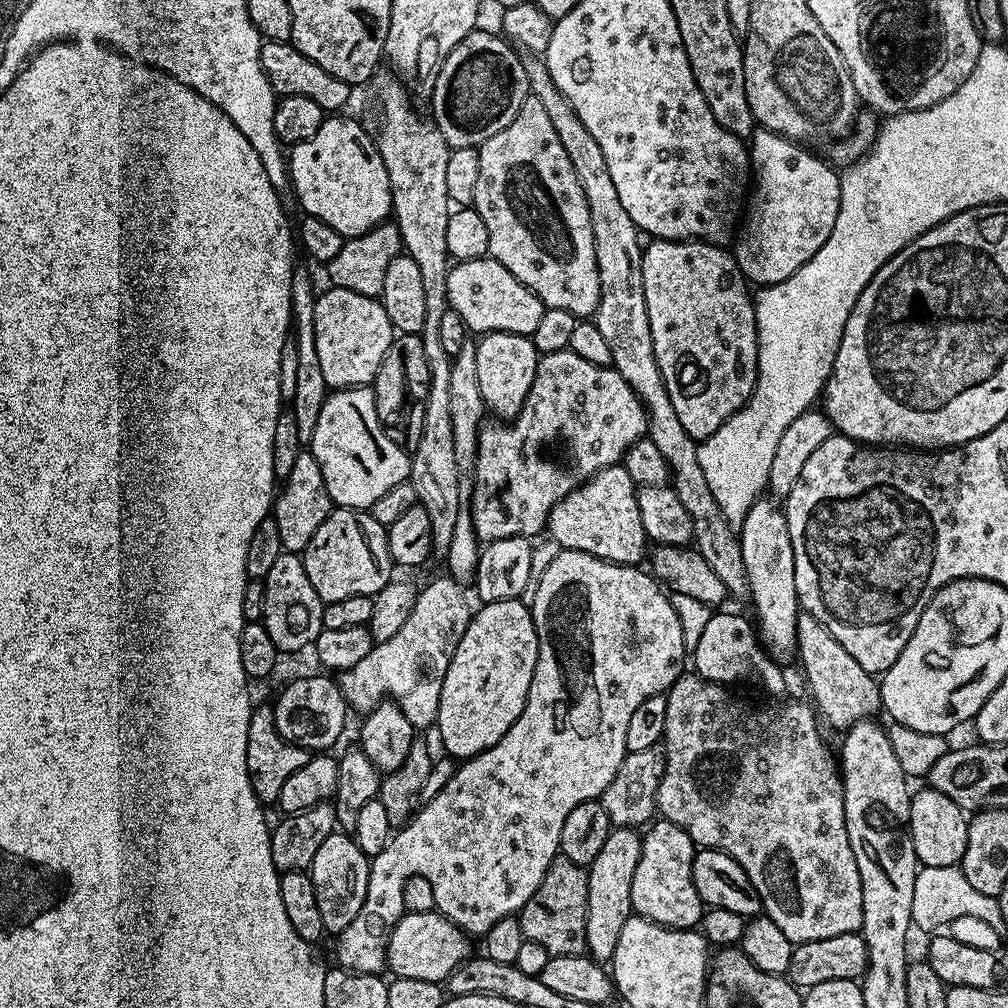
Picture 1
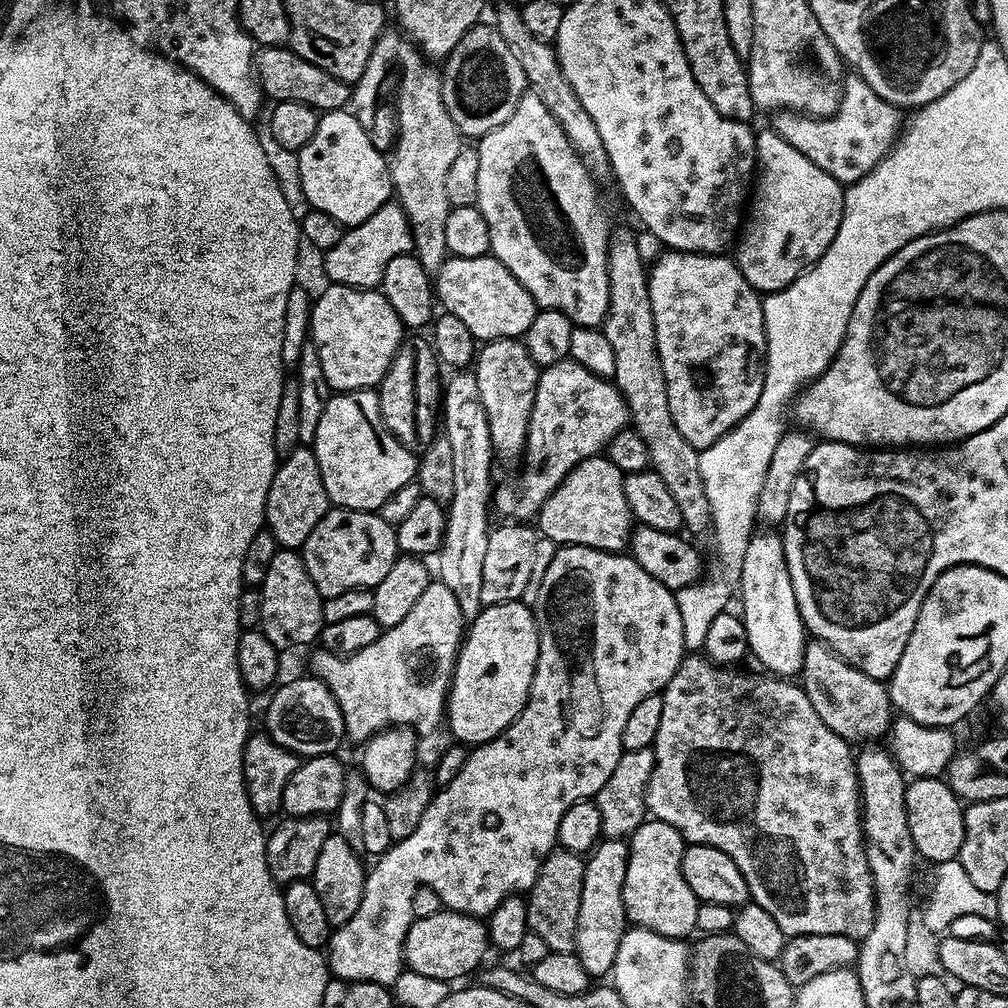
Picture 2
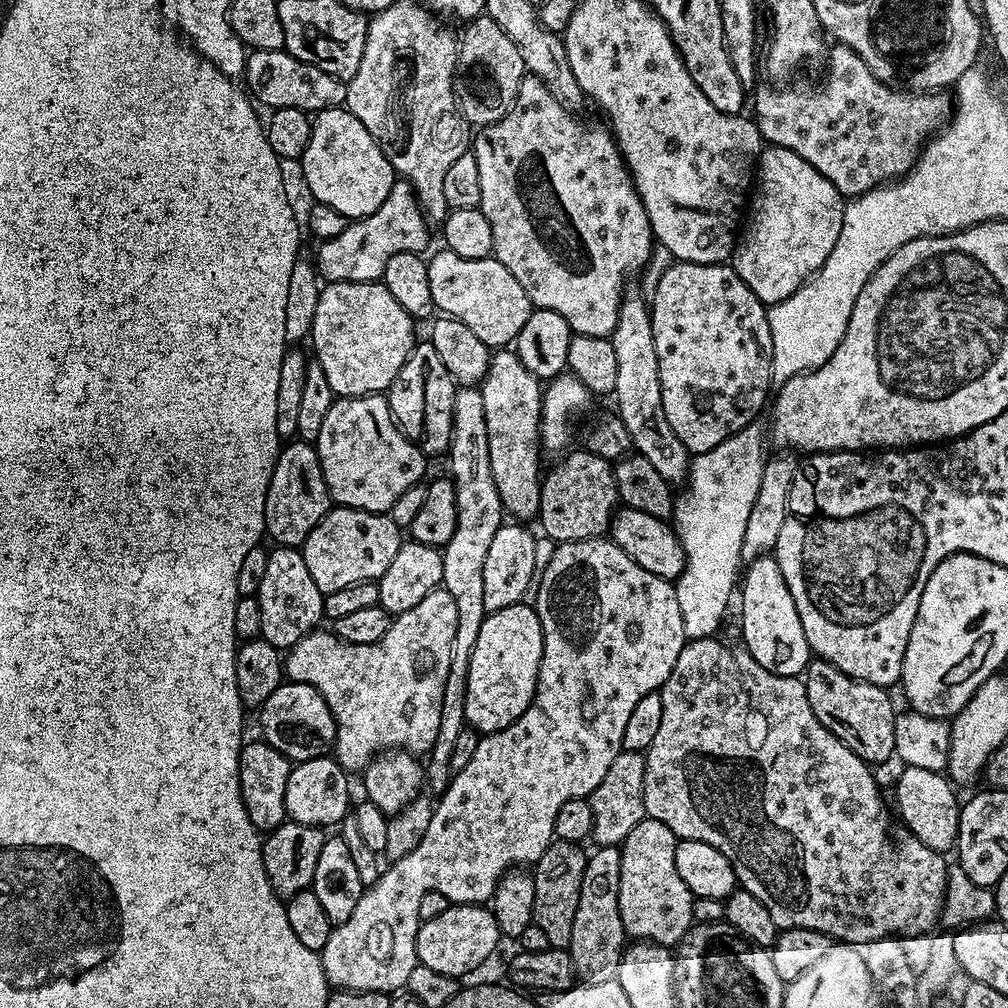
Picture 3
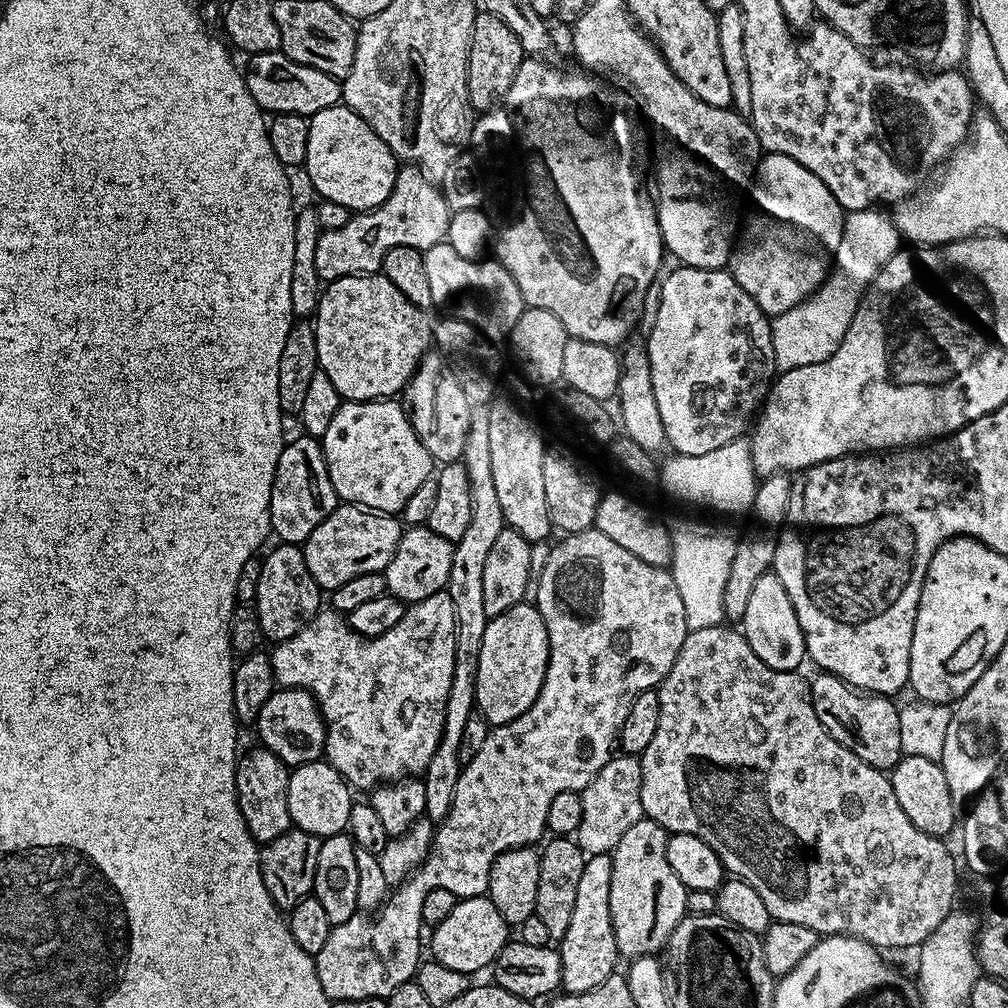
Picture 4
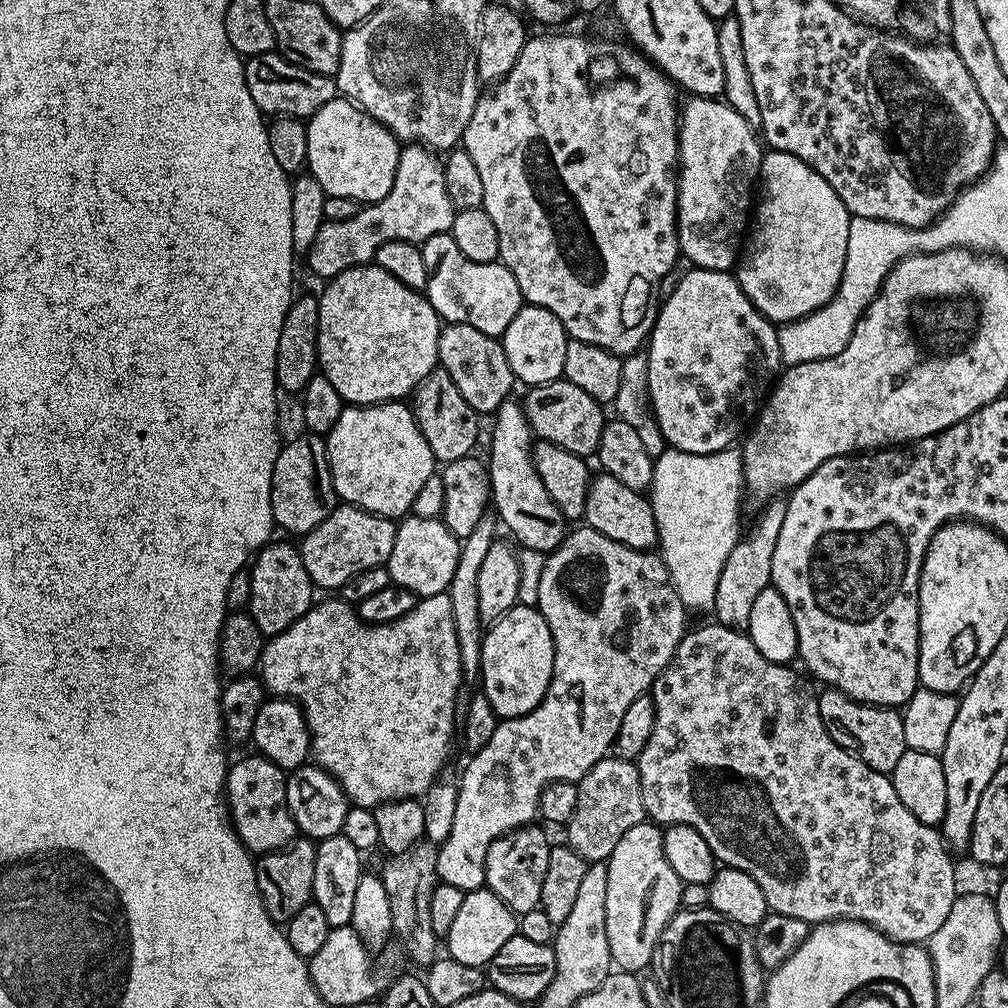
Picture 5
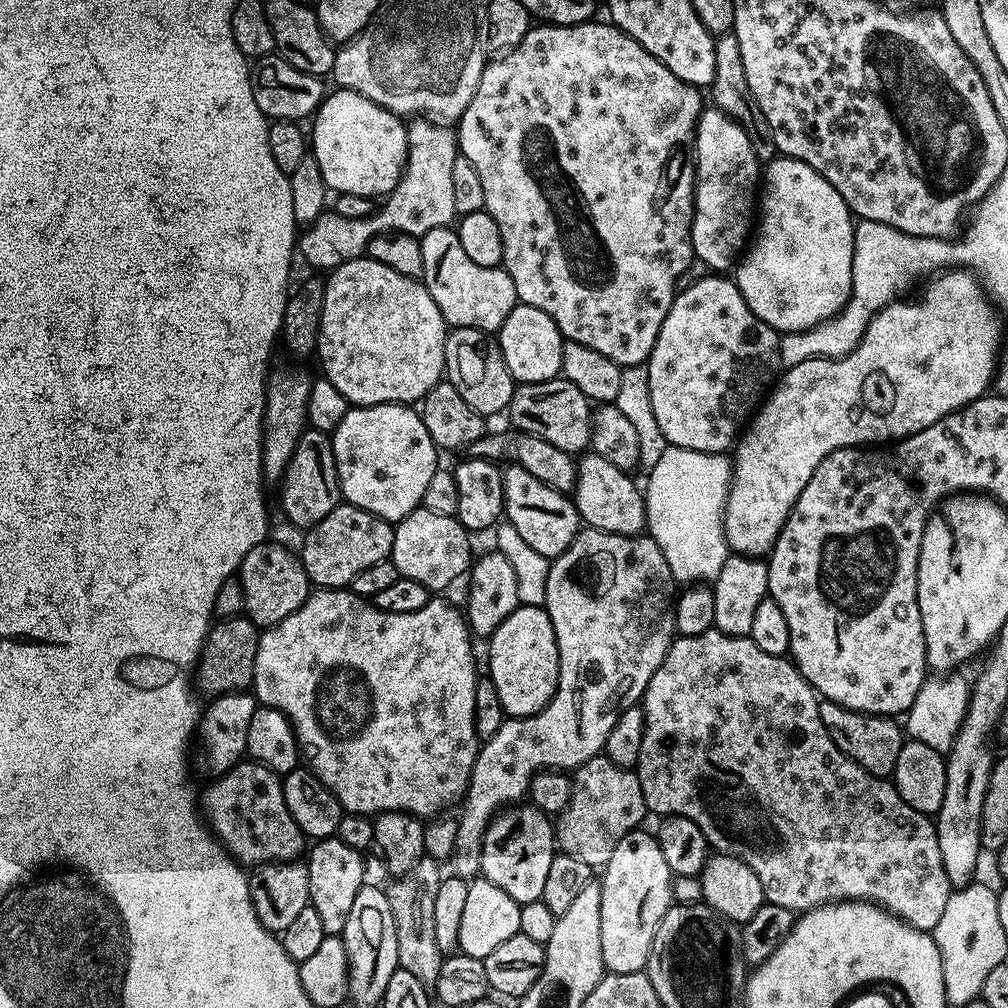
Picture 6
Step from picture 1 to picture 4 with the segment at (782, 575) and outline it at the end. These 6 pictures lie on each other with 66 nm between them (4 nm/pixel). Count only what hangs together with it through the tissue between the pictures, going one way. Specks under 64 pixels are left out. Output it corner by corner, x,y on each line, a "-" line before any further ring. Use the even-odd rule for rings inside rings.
775,571
762,574
762,578
755,583
746,605
742,631
746,642
750,642
750,650
754,650
754,654
758,654
758,658
762,658
770,670
794,672
801,667
800,663
805,663
802,626
798,626
798,614
794,614
790,594
786,594
786,586
782,586

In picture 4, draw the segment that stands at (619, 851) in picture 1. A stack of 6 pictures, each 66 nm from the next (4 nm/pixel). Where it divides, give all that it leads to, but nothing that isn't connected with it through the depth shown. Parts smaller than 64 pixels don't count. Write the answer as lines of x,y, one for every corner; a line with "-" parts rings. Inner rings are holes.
588,856
582,866
574,901
574,914
566,934
558,941
562,962
562,988
565,992
594,990
617,971
618,953
614,942
614,926
610,922
610,874
612,857

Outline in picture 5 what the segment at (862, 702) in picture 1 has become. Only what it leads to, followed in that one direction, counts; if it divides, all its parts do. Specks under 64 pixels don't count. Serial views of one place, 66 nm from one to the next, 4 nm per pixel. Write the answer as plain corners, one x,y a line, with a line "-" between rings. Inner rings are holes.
825,687
823,691
824,693
821,691
817,695
816,701
818,702
818,714
822,714
822,726
826,726
830,738
834,738
838,746
842,746
846,751
855,754
859,760
866,762
866,766
885,774
892,773
894,766
898,766
898,762
902,759
902,754
908,751
906,733
902,727
903,715
894,708
879,708
876,704
858,702
842,694
837,688

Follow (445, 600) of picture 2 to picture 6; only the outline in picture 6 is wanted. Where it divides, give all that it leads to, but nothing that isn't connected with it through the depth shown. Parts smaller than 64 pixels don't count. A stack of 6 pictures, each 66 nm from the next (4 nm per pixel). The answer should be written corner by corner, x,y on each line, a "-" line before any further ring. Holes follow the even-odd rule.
347,587
343,588
320,588
313,591
306,598
306,602
302,606
298,606
298,610
294,610
294,614
290,614
290,618
282,618
282,622
278,622
272,628
266,628
261,631
260,641
258,642
258,658
254,658
254,678
252,679
251,691
254,693
257,701
263,707
277,708
282,714
286,714
286,718
292,724
293,730
296,732
296,743
300,746
300,754
303,763
307,765
310,771
315,774
319,780
328,787
334,794
334,798
338,798
340,807
345,813
353,812
359,816
367,816
375,818
382,812
409,812
412,816
421,818
432,818
441,810
448,810
451,804
459,805
463,801
470,782
470,774
474,770
474,762
478,751
478,741
476,731
474,730
474,690
476,689
476,678
478,669
476,669
476,656
472,653
473,637
470,635
470,629
466,623
465,617
452,604
440,600
444,598
432,598
426,606
422,606
422,610
414,610
410,614
398,614
397,612
384,612
377,608
375,603
369,602
365,597
355,596
-
412,746
412,748
410,748
-
398,758
408,758
404,764
396,762
-
440,808
440,809
439,809
-
428,816
428,817
427,817

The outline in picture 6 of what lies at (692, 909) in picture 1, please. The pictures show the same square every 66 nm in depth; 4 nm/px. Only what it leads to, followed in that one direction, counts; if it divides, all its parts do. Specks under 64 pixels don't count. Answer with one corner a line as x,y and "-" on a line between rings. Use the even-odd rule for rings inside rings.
651,831
627,832
614,846
607,864
603,865
604,880
599,881
602,890
602,962
608,972
634,974
647,969
650,946
654,942
654,930
662,914
671,908
672,871
662,858
655,835

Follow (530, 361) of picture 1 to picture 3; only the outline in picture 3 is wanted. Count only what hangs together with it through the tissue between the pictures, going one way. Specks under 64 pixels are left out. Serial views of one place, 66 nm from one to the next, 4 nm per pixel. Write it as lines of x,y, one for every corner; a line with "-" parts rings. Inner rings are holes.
514,350
493,351
484,381
478,385
486,406
486,438
490,446
490,470
505,513
520,522
532,522
540,514
540,411
541,377
522,366
-
532,520
532,521
528,521

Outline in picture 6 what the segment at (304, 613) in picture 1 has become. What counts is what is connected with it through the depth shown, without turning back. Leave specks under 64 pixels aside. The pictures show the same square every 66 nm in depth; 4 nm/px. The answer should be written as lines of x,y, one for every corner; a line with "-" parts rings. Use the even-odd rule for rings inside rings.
272,543
254,546
254,550
242,558
238,569
242,594
246,594
244,611
248,619
254,621
261,630
274,627
282,622
282,618
290,618
290,614
294,614
294,610
298,610
298,606
302,606
310,595
310,581
299,555
280,544

